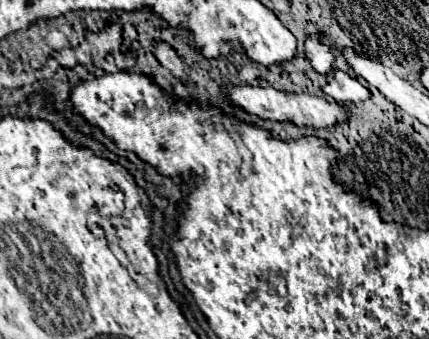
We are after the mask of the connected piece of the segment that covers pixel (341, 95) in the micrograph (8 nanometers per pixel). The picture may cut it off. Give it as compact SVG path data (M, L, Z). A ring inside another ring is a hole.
M334 72L328 78L328 84L324 88L326 94L330 94L338 102L362 102L370 98L368 88L364 88L356 78L350 78L346 72Z

